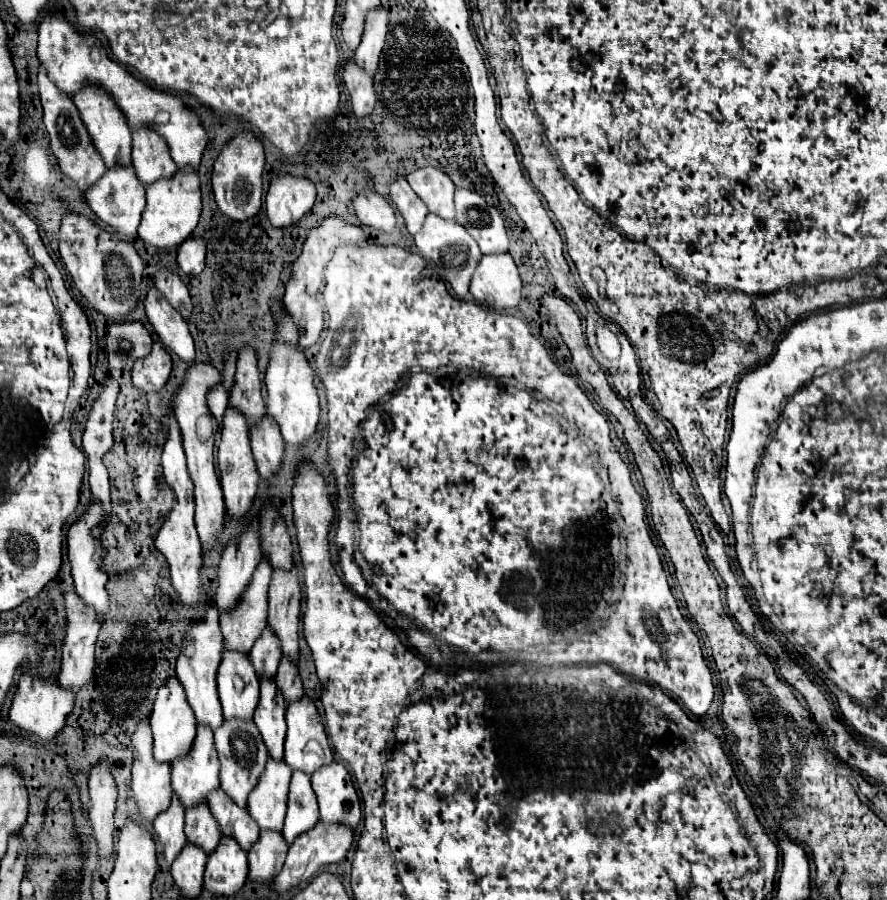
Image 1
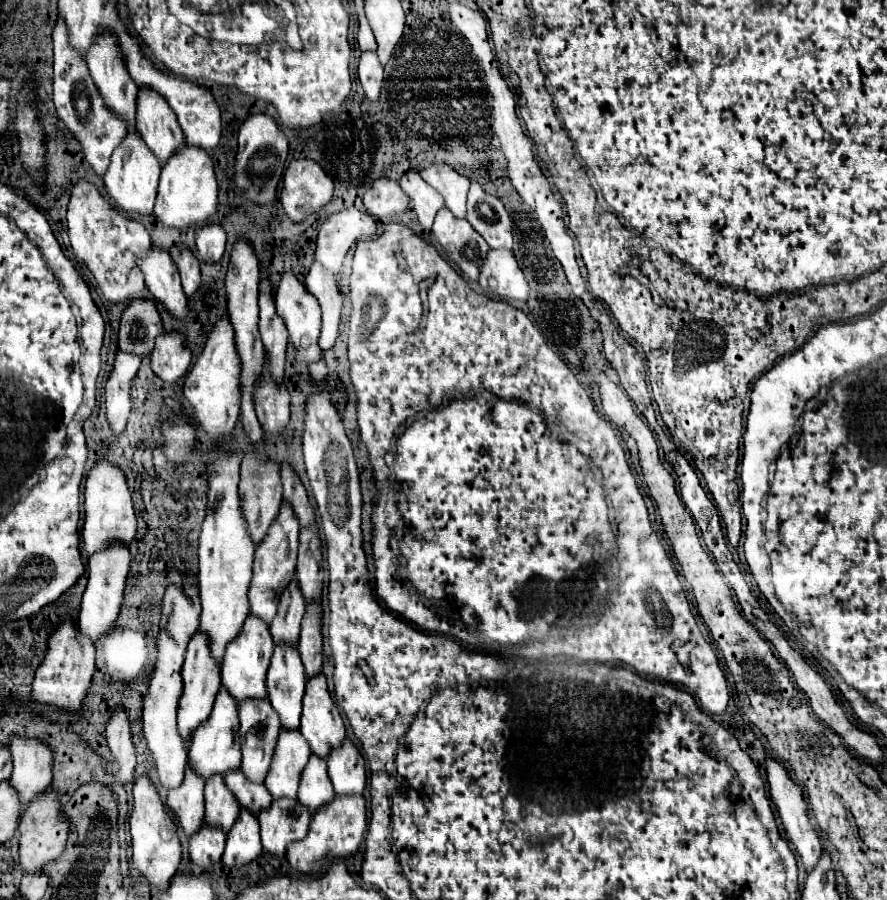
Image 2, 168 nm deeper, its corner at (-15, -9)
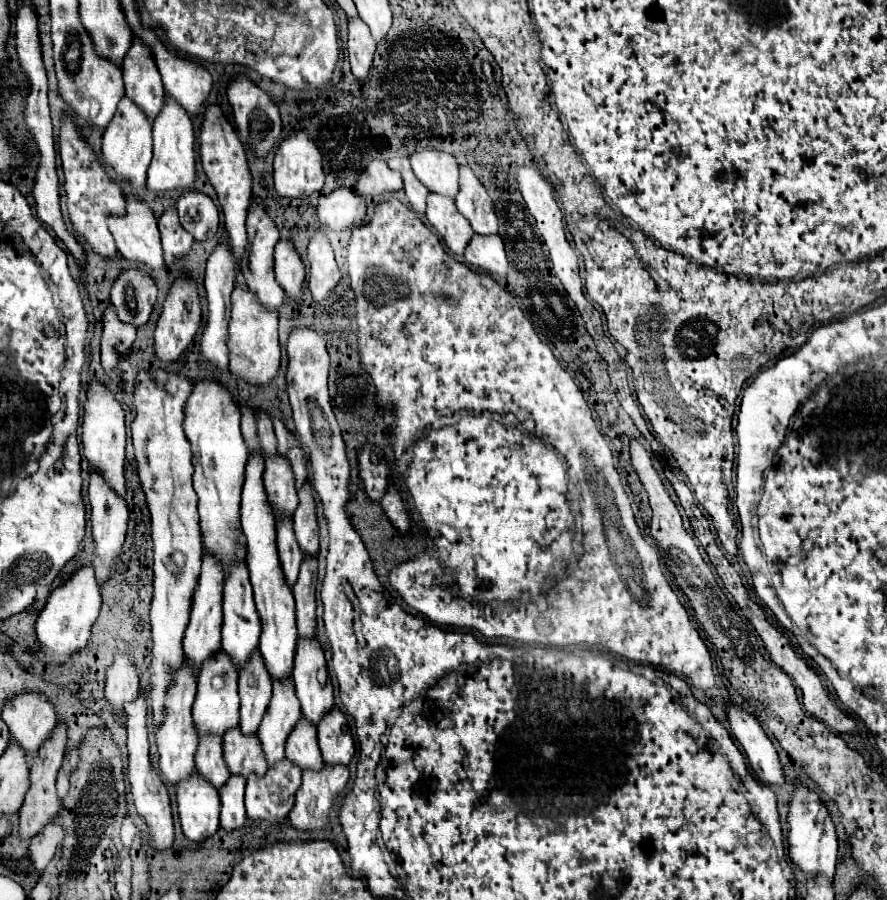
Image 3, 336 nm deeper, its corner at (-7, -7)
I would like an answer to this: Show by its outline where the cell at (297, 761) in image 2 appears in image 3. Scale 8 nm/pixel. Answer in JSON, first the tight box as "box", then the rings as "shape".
{"box":[258,680,302,766],"shape":[[[288,680],[288,684],[274,684],[272,692],[272,704],[268,704],[268,712],[264,714],[258,732],[268,766],[284,758],[286,738],[302,716],[300,700],[296,700],[296,688],[292,680]]]}

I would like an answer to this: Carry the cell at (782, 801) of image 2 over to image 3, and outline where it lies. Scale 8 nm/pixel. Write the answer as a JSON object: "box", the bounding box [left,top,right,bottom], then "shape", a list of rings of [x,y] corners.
{"box":[726,708,784,786],"shape":[[[726,708],[726,718],[732,734],[742,744],[756,778],[768,786],[784,784],[784,772],[778,762],[778,754],[766,732],[762,730],[758,718],[744,708]]]}

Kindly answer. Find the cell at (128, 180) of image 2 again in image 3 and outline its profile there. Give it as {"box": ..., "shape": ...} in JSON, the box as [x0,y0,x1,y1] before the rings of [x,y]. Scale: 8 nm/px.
{"box":[102,96,152,188],"shape":[[[126,96],[120,100],[120,108],[116,110],[116,116],[112,118],[112,124],[108,124],[104,132],[102,160],[106,166],[114,168],[116,174],[126,178],[134,188],[146,186],[146,170],[152,160],[152,122]]]}

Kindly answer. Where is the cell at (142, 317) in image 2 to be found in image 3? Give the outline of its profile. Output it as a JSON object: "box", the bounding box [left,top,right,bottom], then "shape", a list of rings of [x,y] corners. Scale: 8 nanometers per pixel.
{"box":[112,268,158,328],"shape":[[[142,268],[122,270],[112,284],[112,304],[116,306],[118,318],[136,328],[148,322],[156,296],[158,286]]]}

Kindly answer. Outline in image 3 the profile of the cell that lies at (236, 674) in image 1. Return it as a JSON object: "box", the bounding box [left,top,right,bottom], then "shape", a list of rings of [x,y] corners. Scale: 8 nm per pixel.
{"box":[222,568,262,668],"shape":[[[232,568],[228,572],[228,580],[224,582],[224,624],[222,624],[222,648],[232,656],[234,664],[238,668],[244,666],[244,662],[250,658],[254,648],[258,646],[262,626],[260,626],[260,616],[254,606],[254,596],[252,596],[252,584],[248,578],[248,568]]]}

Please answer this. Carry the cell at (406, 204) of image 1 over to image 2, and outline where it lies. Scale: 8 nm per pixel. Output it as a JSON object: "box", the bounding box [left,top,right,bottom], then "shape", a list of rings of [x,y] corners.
{"box":[400,172,444,232],"shape":[[[406,172],[400,186],[408,194],[424,232],[430,232],[438,210],[444,206],[444,198],[440,198],[440,194],[436,194],[436,190],[432,190],[432,186],[428,186],[418,172]]]}

